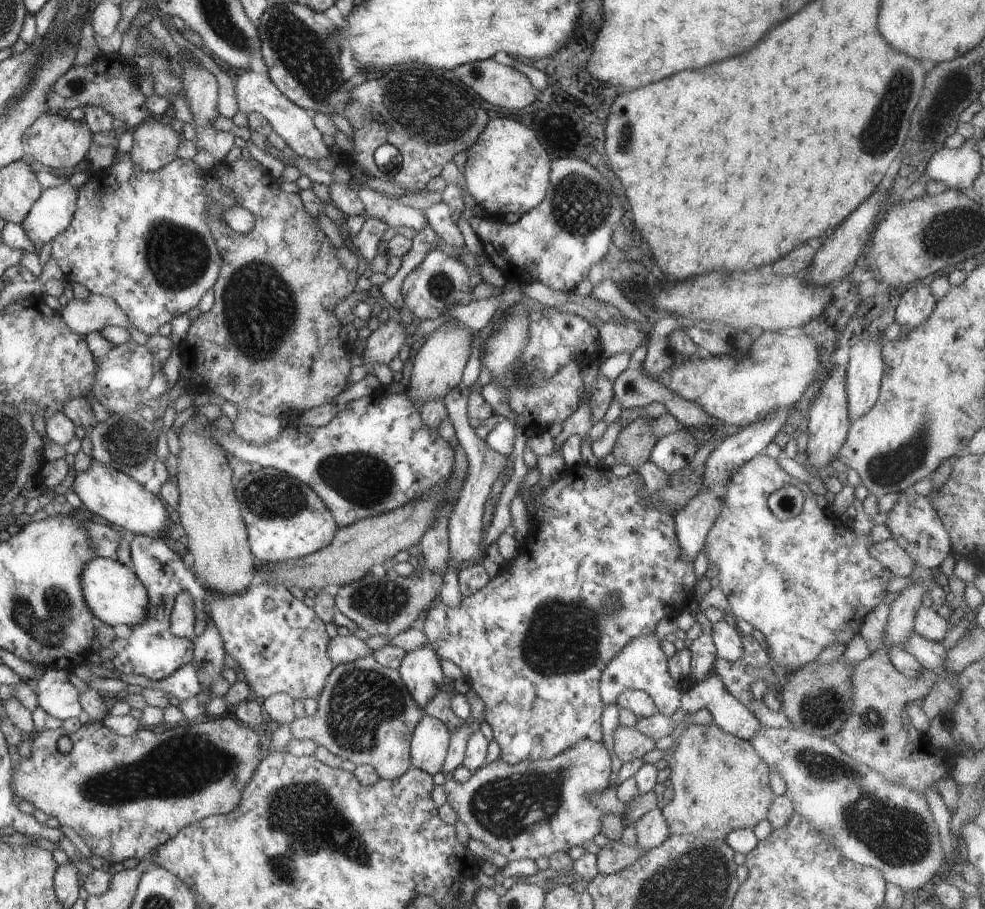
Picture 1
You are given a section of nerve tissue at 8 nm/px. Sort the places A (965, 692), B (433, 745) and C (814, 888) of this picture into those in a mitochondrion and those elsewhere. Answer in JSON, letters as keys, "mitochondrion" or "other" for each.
{"A":"other","B":"other","C":"other"}

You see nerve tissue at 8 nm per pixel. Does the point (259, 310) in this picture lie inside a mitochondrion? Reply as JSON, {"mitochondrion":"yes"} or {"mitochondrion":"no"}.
{"mitochondrion":"yes"}

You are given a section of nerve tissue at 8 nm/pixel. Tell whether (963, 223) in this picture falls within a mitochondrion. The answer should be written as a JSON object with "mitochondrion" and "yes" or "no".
{"mitochondrion":"yes"}

